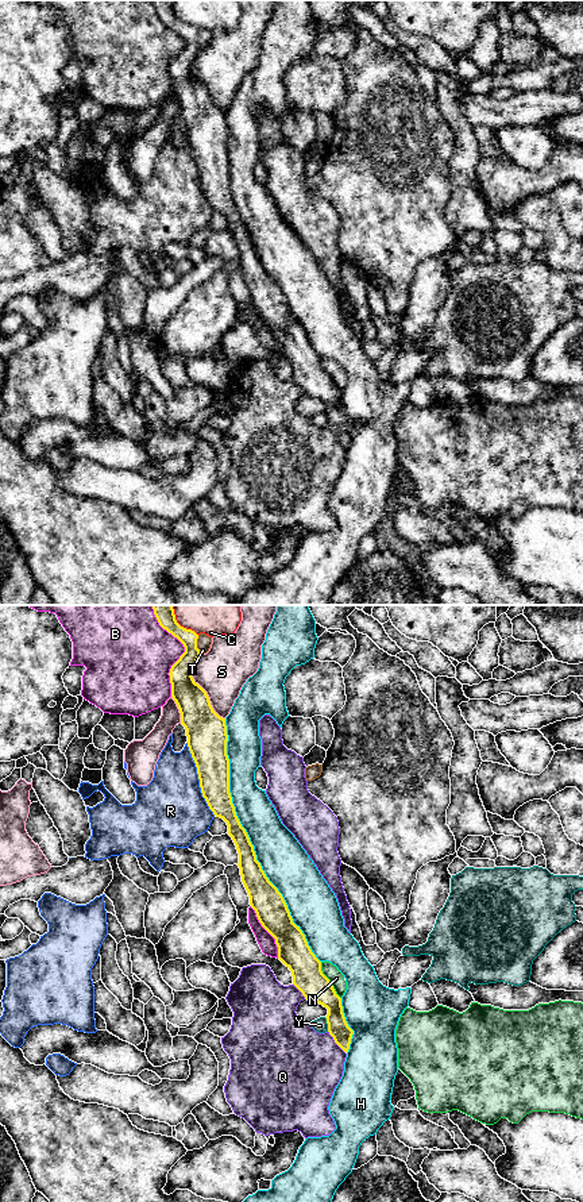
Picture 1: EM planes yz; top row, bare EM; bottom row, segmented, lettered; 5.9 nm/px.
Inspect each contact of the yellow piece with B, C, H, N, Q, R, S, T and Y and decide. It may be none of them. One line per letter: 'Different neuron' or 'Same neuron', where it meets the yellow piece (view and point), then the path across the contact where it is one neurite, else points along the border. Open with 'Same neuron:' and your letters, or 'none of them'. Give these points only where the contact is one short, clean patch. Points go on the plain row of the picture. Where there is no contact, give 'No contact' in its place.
Same neuron: none of them
B: Different neuron. Touches yellow at yz (185, 45)
C: Different neuron. Touches yellow at yz (178, 19)
H: Different neuron. Touches yellow at yz (248, 235)
N: Different neuron. Touches yellow at yz (328, 376)
Q: Different neuron. Touches yellow at yz (335, 436)
R: Different neuron. Touches yellow at yz (199, 173)
S: Different neuron. Touches yellow at yz (201, 83)
T: Different neuron. Touches yellow at yz (196, 39)
Y: Different neuron. Touches yellow at yz (327, 417)

